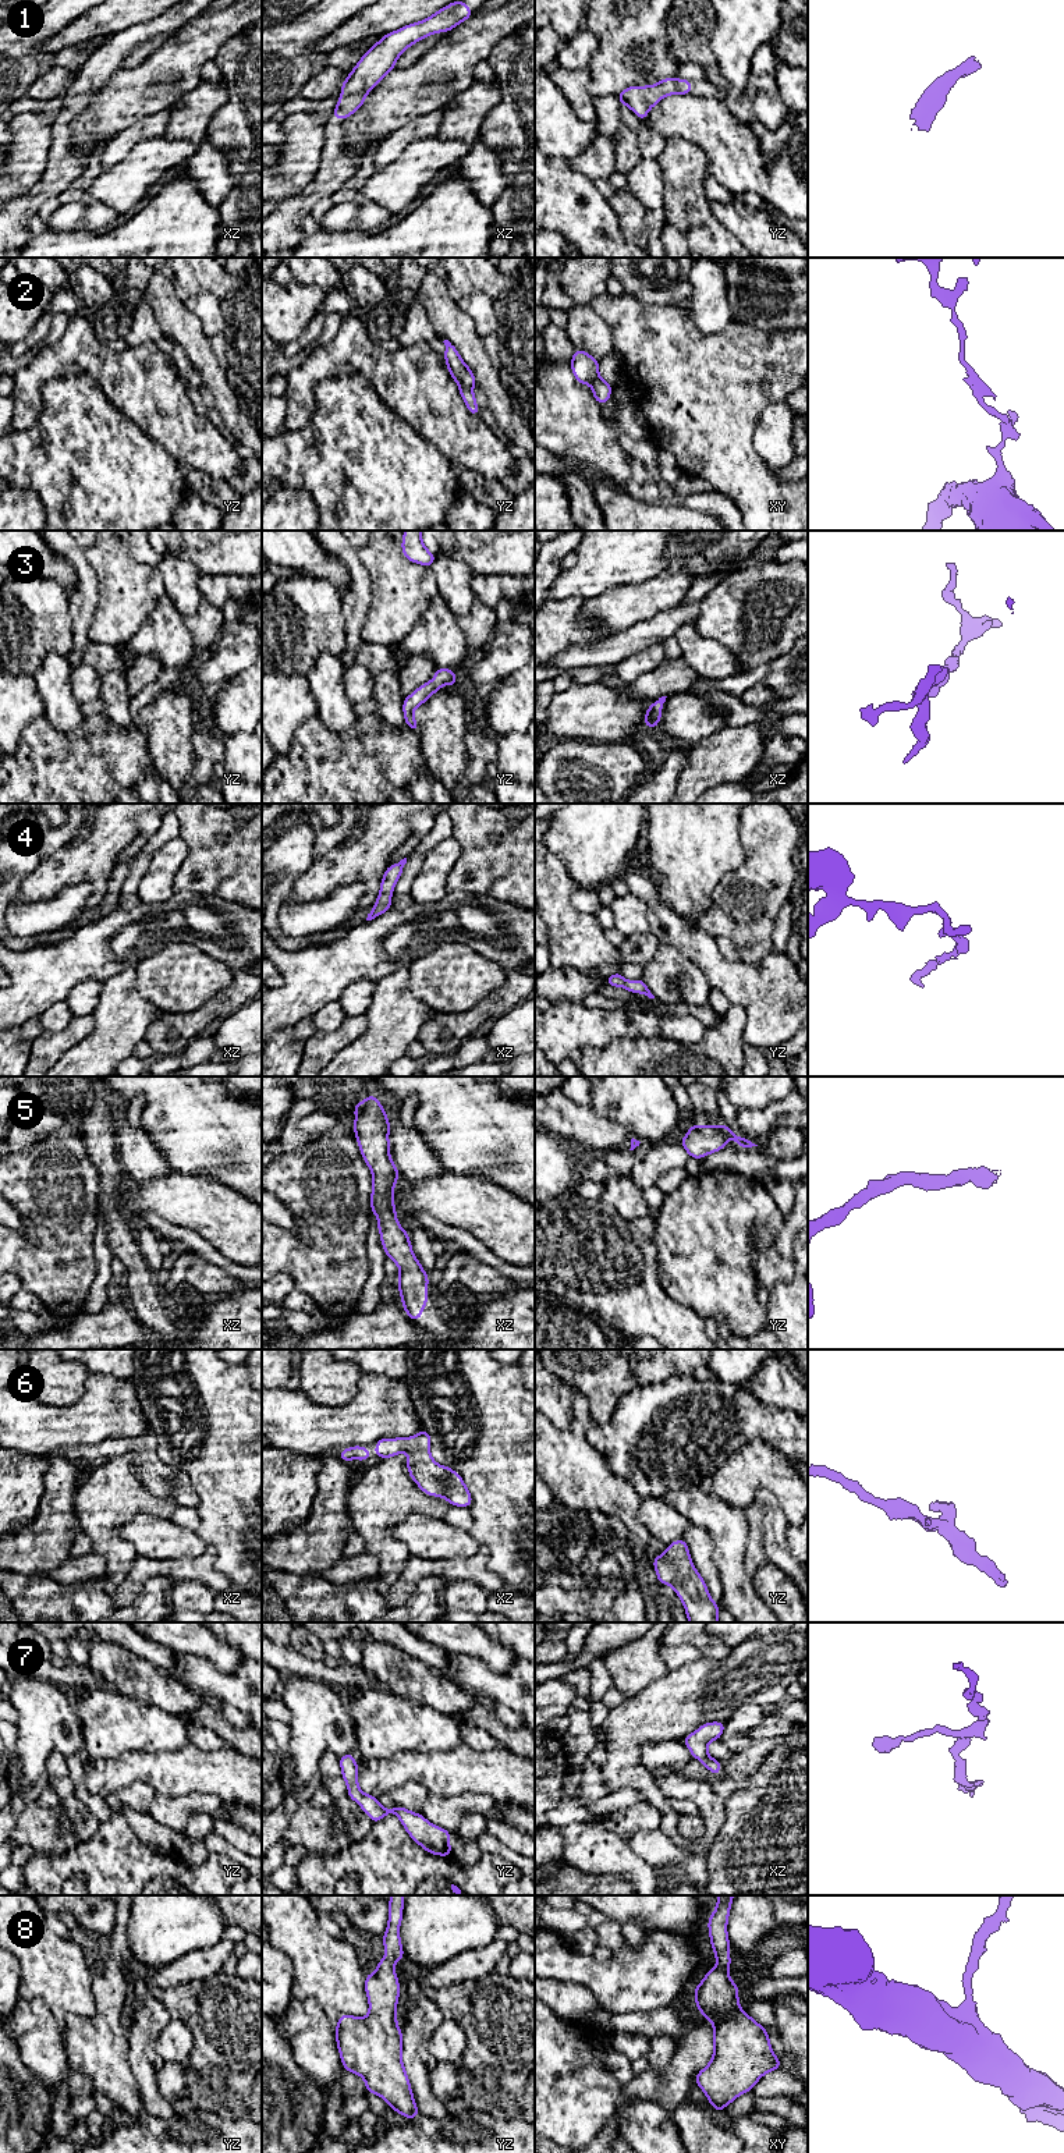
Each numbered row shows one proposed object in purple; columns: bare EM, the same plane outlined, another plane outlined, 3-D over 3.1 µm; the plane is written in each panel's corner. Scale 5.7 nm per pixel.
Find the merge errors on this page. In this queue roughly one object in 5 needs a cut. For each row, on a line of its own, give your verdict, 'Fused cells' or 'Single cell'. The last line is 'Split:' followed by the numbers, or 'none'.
1: Single cell
2: Fused cells
3: Single cell
4: Single cell
5: Single cell
6: Single cell
7: Single cell
8: Single cell
Split: 2

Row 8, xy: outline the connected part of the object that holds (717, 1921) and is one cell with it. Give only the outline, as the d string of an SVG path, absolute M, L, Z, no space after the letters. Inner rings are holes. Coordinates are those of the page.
M719 1895L709 1916L709 1937L716 1966L695 1987L695 2004L713 2023L713 2057L696 2074L695 2083L720 2113L765 2075L781 2067L767 2030L740 2008L738 1986L728 1976L731 1965L727 1922L734 1895Z

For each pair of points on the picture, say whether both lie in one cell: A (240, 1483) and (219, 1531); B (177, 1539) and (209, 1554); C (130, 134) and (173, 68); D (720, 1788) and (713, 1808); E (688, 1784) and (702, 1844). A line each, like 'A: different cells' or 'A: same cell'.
A: same cell
B: different cells
C: different cells
D: different cells
E: same cell

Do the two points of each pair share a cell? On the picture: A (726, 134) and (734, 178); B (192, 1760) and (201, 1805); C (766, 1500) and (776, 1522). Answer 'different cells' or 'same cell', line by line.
A: same cell
B: different cells
C: same cell

